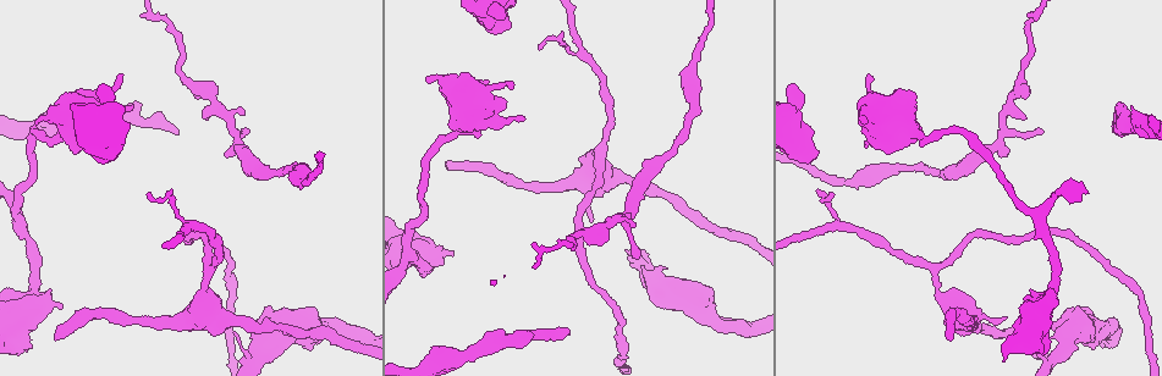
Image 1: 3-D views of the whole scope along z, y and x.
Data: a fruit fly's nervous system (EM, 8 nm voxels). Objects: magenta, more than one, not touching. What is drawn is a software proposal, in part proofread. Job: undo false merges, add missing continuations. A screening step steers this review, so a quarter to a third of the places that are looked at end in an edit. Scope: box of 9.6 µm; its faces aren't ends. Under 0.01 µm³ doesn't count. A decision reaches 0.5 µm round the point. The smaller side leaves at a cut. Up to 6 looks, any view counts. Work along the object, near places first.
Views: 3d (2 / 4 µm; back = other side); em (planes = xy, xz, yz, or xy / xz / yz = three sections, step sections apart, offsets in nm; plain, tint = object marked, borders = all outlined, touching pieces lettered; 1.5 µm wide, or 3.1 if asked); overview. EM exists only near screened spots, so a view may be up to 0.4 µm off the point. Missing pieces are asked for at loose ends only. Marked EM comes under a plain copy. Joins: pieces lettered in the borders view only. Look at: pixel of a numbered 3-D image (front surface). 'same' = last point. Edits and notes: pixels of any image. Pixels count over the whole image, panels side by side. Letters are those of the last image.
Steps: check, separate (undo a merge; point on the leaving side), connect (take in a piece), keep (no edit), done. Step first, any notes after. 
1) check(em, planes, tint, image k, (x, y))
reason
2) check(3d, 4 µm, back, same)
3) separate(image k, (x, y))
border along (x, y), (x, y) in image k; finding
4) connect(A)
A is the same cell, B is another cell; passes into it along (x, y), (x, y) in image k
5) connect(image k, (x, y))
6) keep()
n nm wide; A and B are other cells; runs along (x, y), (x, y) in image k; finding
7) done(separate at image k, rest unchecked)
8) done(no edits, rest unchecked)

check(3d, 2 µm, image 1, (1004, 132))
branch point

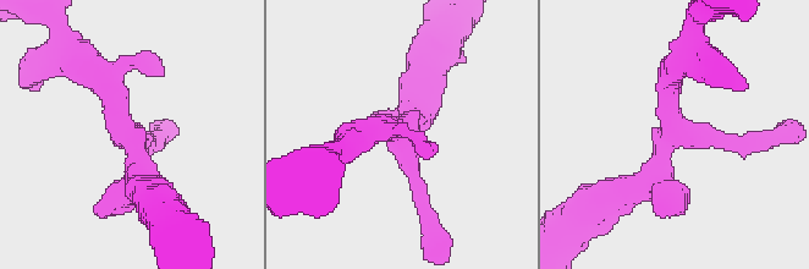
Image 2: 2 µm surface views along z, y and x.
check(em, 3.1 µm, planes, borders, image 2, (125, 134))
shape alone is not enough

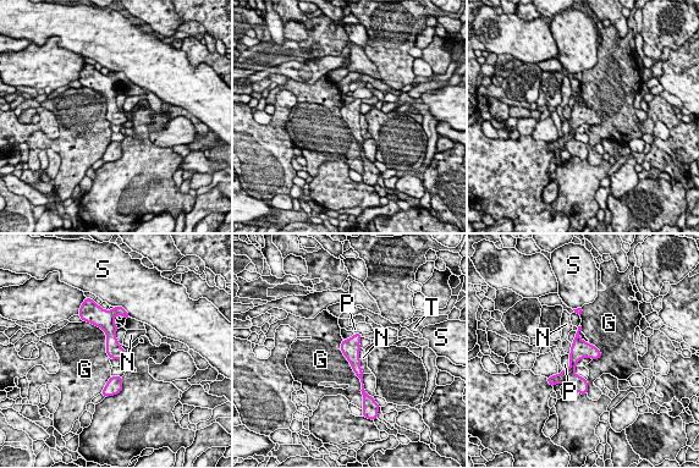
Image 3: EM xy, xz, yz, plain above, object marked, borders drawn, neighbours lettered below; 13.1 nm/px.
keep()
220 nm wide; G, N, P, S and T are other cells; runs along (577, 341), (572, 375), (583, 386) in image 3; all the same cell

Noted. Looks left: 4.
check(3d, 4 µm, image 1, (58, 339))
an open end

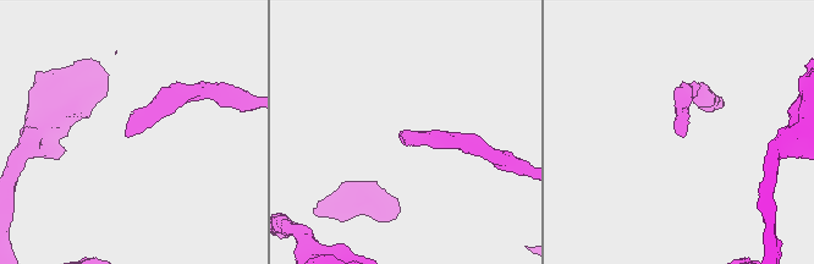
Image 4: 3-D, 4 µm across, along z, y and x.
check(em, yz, step 4, tint, image 4, (131, 135))
shape alone is not enough

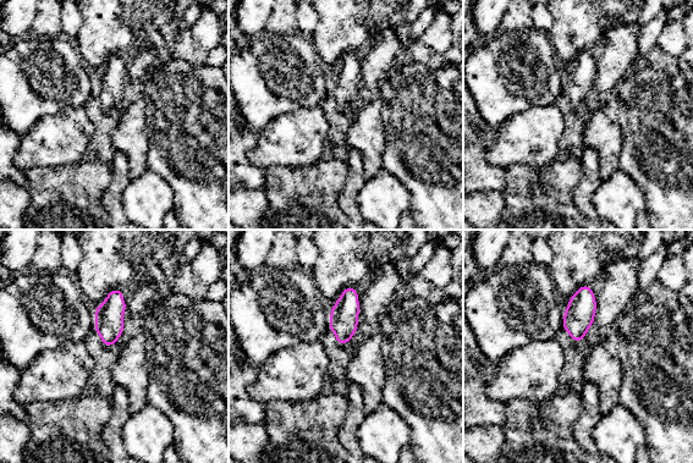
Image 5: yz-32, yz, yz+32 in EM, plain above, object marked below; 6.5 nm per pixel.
check(em, planes, borders, same)
another direction

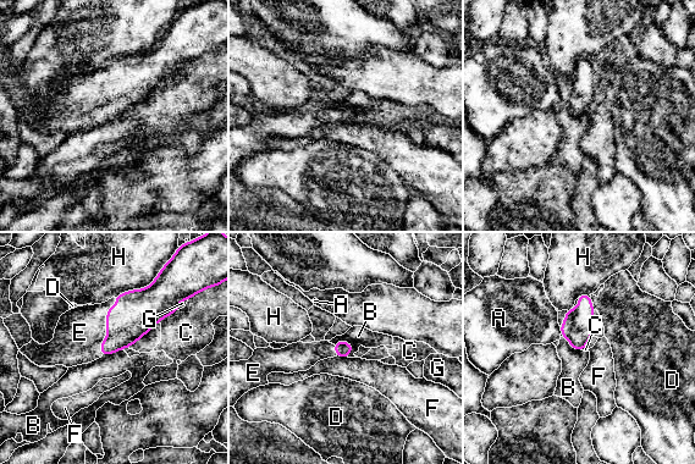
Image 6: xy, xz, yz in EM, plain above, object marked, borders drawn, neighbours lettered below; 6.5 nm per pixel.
connect(E)
E is the same cell, A, B, C, D, F, G and H are other cells; passes into it along (138, 310), (106, 322), (80, 332) in image 6; it goes on there

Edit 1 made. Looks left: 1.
check(em, planes, borders, image 1, (626, 251))

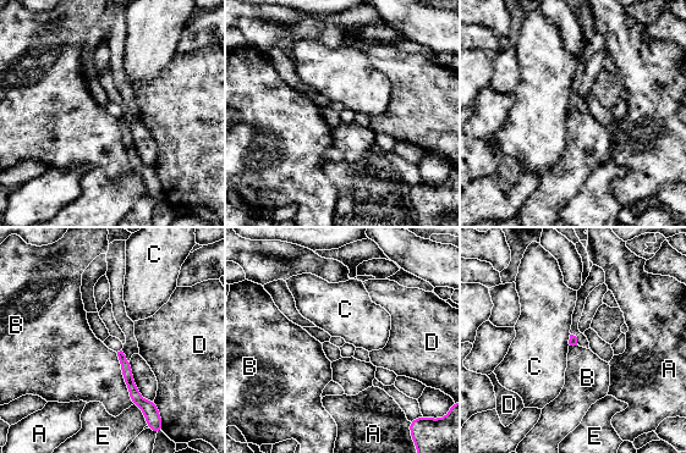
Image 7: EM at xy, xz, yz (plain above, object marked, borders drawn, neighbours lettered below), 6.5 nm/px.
keep()
A, B, C, D and E are other cells; border along (116, 353), (132, 404) in image 7; none of them fits

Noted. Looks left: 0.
done(connect at image 6, rest unchecked)

